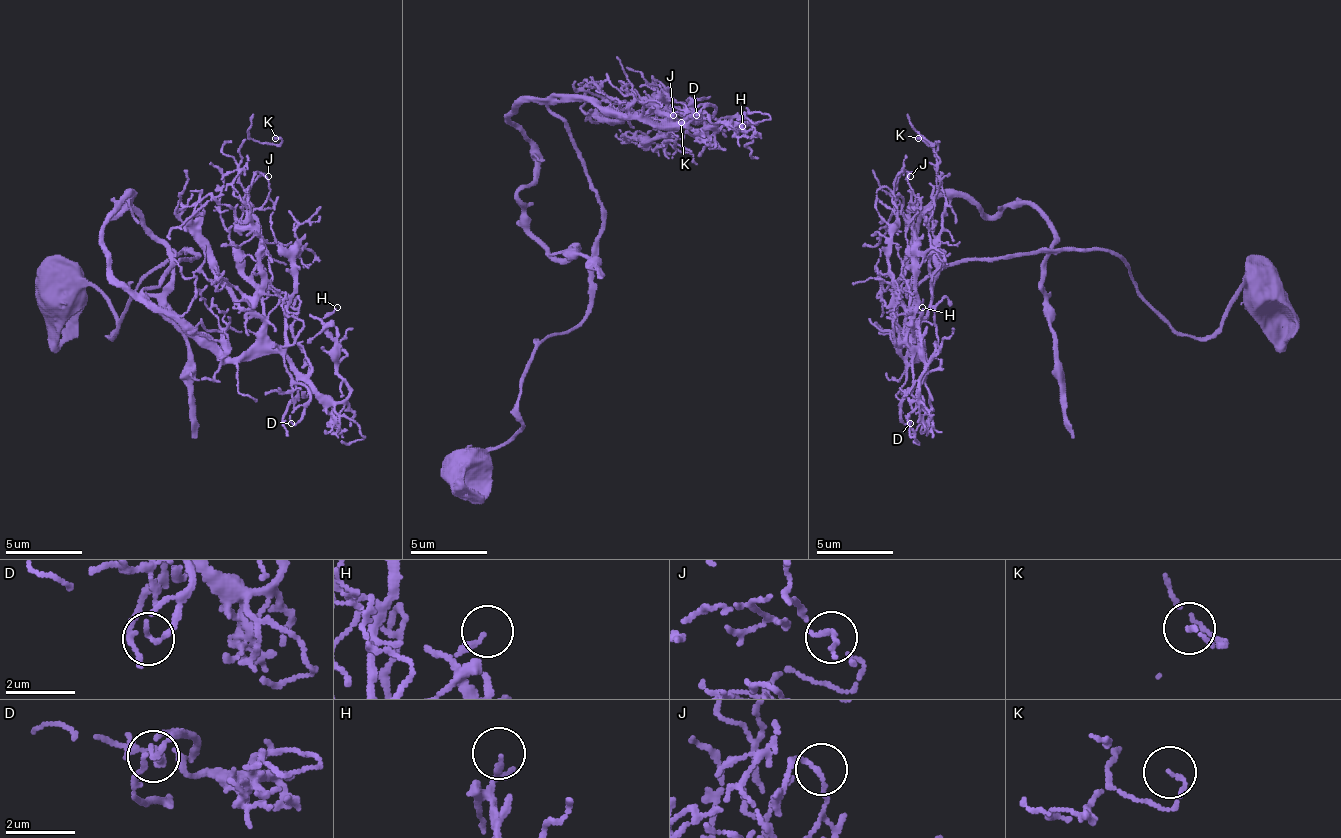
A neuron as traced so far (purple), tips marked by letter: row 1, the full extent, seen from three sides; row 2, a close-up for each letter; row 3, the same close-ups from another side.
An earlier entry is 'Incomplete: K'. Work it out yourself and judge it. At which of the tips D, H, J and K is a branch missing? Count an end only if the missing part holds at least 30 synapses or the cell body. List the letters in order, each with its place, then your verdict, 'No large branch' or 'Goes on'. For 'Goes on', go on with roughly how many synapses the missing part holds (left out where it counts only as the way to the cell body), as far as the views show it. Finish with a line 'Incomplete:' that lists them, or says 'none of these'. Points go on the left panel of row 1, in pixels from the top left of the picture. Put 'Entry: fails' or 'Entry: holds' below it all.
D: Place: (291, 423). No large branch
H: Place: (337, 307). No large branch
J: Place: (268, 176). No large branch
K: Place: (275, 138). No large branch
Incomplete: none of these
Entry: fails

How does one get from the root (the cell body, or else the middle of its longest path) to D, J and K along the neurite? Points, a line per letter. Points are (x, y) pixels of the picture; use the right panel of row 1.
D: (1261, 288), (1246, 284), (1192, 338), (1111, 250), (953, 261), (899, 292), (895, 323), (918, 350), (910, 423)
J: (1261, 288), (1192, 338), (1111, 250), (964, 257), (899, 292), (899, 338), (910, 176)
K: (1261, 288), (1192, 338), (1111, 250), (964, 257), (899, 292), (910, 358), (945, 211), (918, 138)

